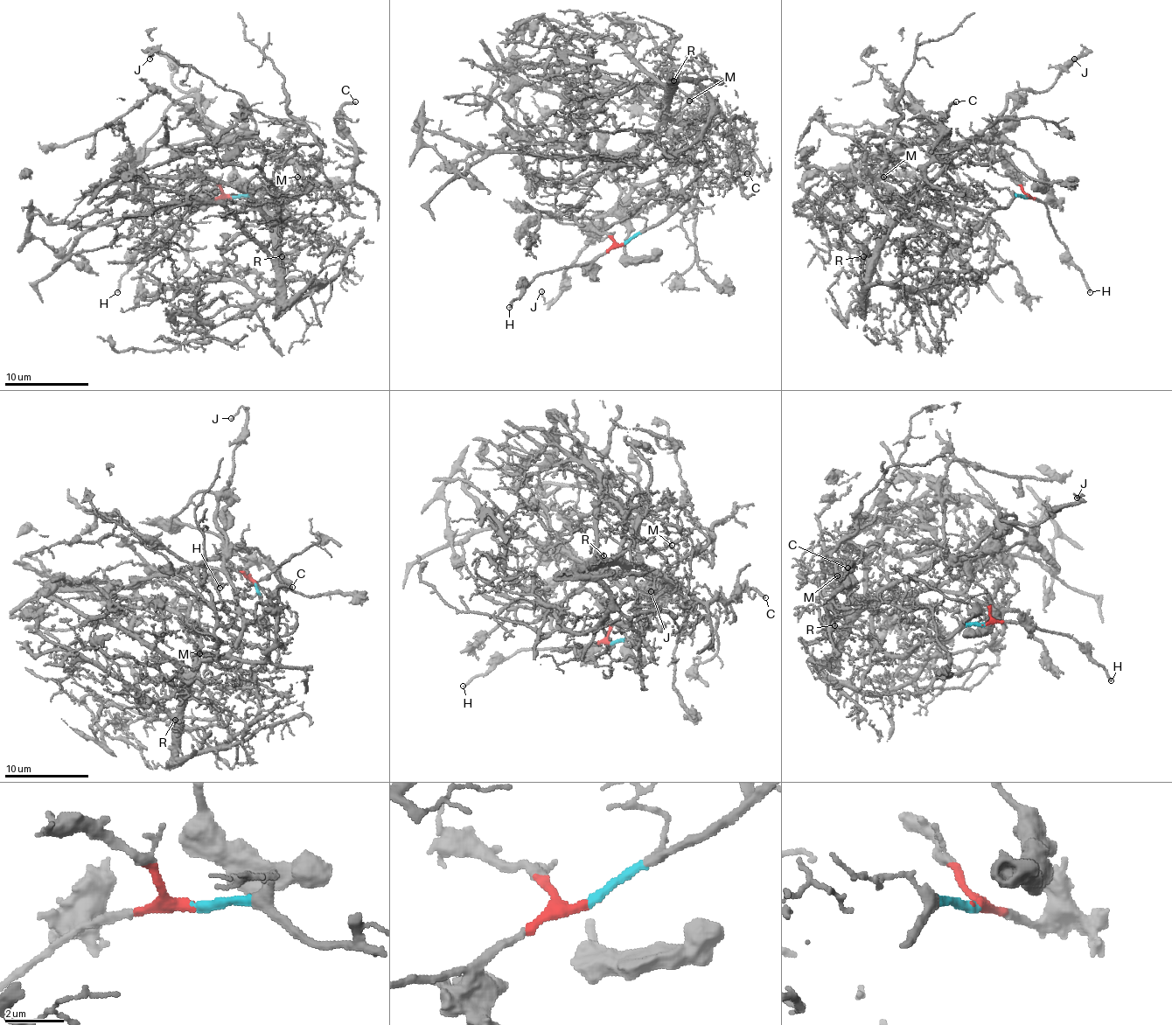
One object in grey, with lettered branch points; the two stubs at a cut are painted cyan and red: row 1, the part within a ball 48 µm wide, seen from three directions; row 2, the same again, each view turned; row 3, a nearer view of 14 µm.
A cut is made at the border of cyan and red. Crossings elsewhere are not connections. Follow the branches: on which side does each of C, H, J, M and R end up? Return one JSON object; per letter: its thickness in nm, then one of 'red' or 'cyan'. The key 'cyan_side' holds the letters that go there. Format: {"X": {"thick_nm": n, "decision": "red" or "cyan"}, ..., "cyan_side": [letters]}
{"C": {"thick_nm": 200, "decision": "cyan"}, "H": {"thick_nm": 190, "decision": "red"}, "J": {"thick_nm": 130, "decision": "cyan"}, "M": {"thick_nm": 140, "decision": "cyan"}, "R": {"thick_nm": 160, "decision": "cyan"}, "cyan_side": ["C", "J", "M", "R"]}

